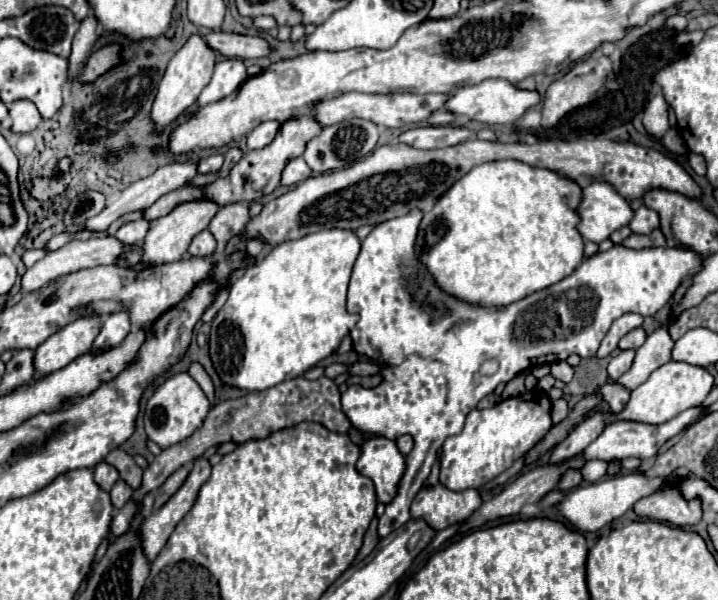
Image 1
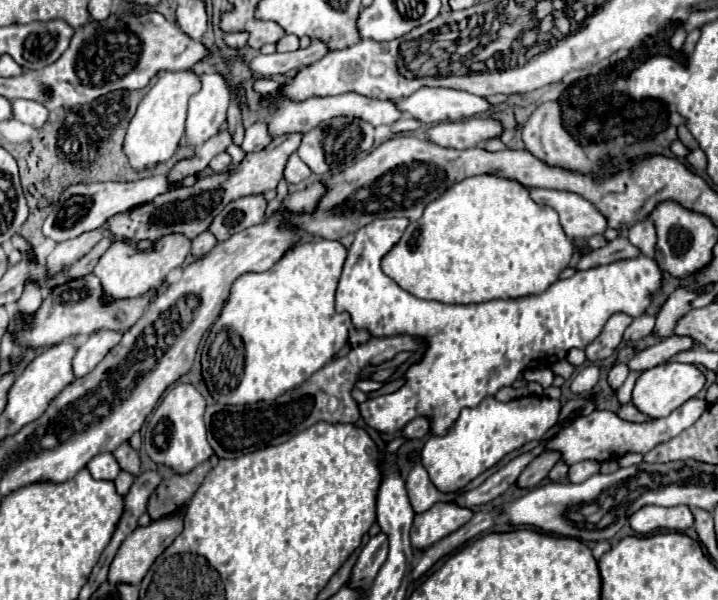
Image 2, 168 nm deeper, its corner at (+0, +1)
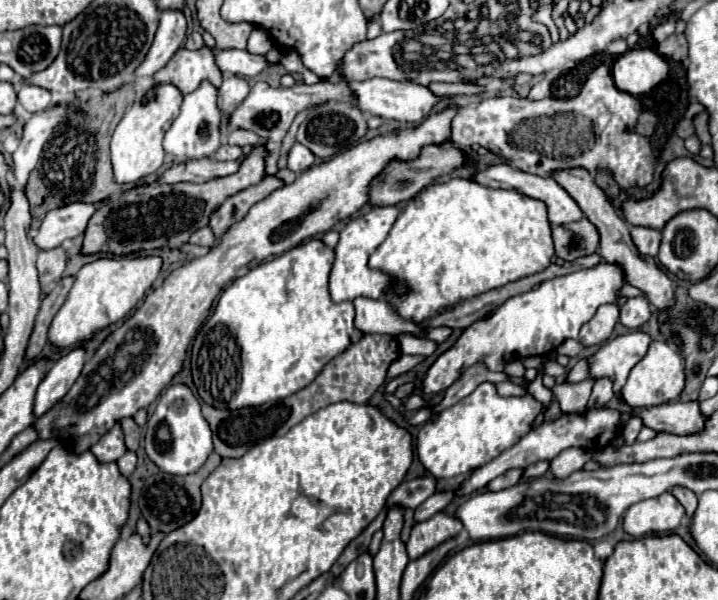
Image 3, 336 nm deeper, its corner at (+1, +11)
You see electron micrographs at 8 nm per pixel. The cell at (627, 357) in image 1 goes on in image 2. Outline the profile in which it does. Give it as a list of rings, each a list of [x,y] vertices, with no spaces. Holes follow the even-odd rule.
[[[624,362],[624,364],[616,364],[616,366],[612,366],[610,372],[608,372],[608,384],[610,384],[612,388],[622,386],[622,382],[624,382],[626,376],[628,376],[628,372],[630,372],[630,368],[628,368],[626,362]]]

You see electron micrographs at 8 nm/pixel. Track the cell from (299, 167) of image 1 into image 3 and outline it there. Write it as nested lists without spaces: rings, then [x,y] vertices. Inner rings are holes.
[[[295,142],[291,152],[289,152],[289,158],[287,158],[287,168],[299,174],[299,172],[307,170],[313,164],[315,164],[315,154],[309,148],[305,148],[303,144]]]

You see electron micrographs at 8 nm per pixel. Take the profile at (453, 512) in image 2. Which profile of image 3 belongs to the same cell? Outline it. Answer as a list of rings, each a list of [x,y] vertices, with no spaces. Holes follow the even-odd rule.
[[[443,512],[435,514],[433,518],[425,520],[423,524],[415,524],[411,530],[411,538],[407,542],[409,560],[421,558],[423,554],[433,550],[441,542],[455,538],[461,530],[463,530],[463,526],[459,524],[459,520],[455,520],[453,516],[443,514]]]

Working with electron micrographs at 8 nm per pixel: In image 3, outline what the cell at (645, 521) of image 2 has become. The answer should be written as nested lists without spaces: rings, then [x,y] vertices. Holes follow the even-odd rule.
[[[663,492],[657,498],[641,500],[627,508],[623,518],[623,530],[633,538],[643,538],[649,534],[669,534],[685,516],[683,506],[671,496],[671,492]]]

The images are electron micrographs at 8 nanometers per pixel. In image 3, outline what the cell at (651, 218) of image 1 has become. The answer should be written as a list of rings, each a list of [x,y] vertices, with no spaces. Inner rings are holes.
[[[631,226],[631,238],[637,246],[637,250],[645,256],[657,256],[659,252],[659,244],[661,244],[661,232],[655,232],[651,228],[639,228],[639,226]]]

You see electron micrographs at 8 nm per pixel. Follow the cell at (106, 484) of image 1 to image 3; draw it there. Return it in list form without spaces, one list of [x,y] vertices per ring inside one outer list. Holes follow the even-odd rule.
[[[115,422],[115,426],[105,436],[101,436],[101,440],[97,444],[91,446],[91,452],[95,454],[95,458],[99,462],[115,462],[115,460],[119,460],[127,452],[125,442],[123,442],[121,424]]]

